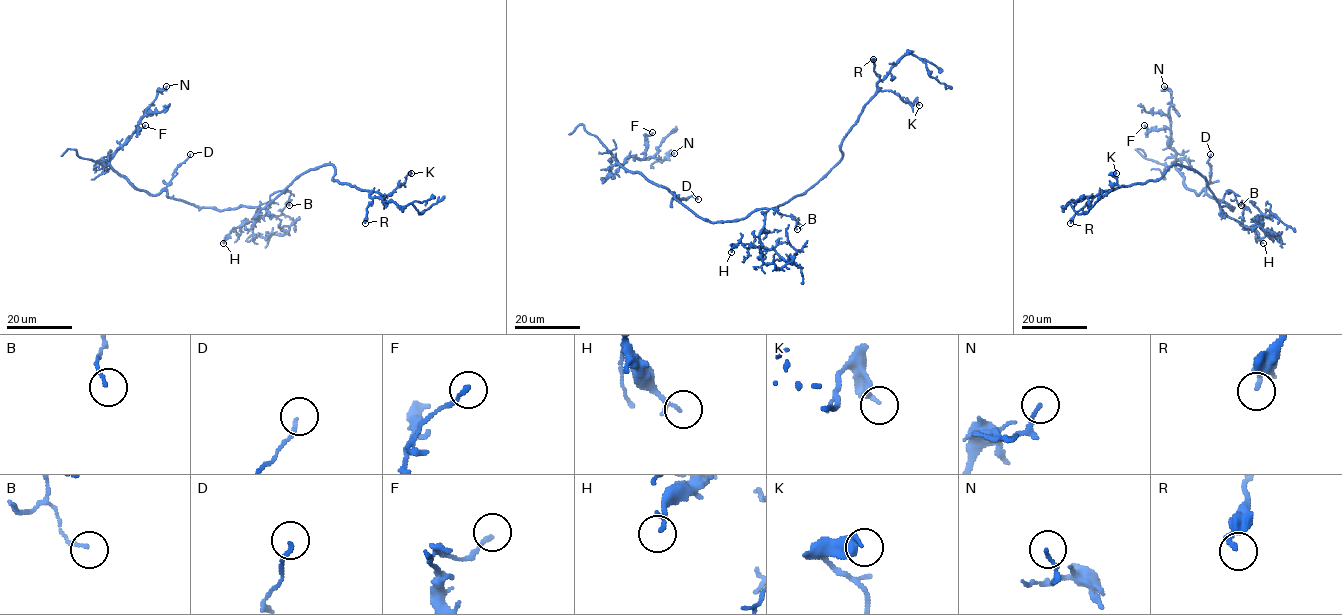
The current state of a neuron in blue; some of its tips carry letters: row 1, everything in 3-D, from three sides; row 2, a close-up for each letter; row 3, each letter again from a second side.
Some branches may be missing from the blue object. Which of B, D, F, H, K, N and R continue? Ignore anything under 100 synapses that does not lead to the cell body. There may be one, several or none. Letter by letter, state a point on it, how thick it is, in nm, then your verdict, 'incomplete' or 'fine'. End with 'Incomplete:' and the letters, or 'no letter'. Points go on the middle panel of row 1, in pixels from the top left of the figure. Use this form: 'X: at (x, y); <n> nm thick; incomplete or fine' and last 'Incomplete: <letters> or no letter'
B: at (797, 229); 120 nm thick; fine
D: at (698, 199); 150 nm thick; fine
F: at (652, 132); 170 nm thick; fine
H: at (731, 252); 160 nm thick; fine
K: at (919, 105); 320 nm thick; fine
N: at (674, 153); 120 nm thick; fine
R: at (873, 59); 180 nm thick; fine
Incomplete: no letter

